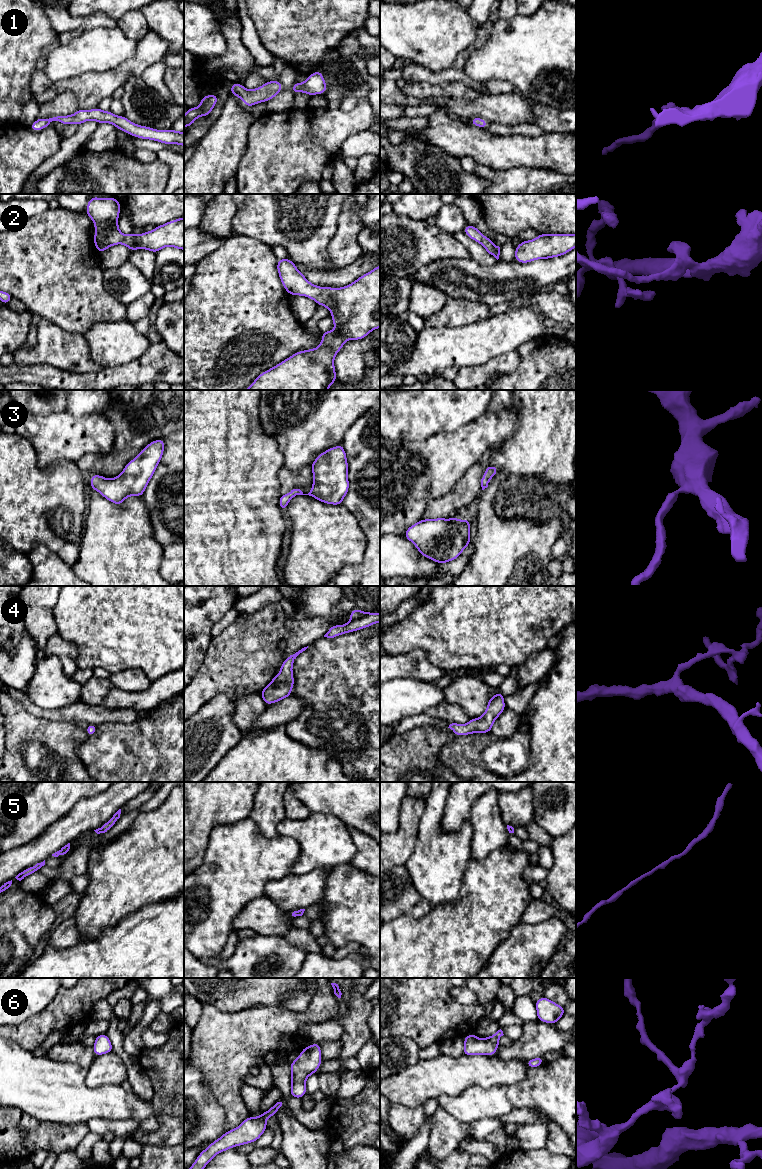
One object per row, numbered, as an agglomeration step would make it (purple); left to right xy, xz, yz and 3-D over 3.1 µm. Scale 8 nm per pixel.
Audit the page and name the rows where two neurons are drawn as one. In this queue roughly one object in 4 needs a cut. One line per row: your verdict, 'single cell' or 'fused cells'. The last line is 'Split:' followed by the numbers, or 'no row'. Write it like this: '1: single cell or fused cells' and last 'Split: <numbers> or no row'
1: single cell
2: single cell
3: single cell
4: single cell
5: single cell
6: single cell
Split: no row

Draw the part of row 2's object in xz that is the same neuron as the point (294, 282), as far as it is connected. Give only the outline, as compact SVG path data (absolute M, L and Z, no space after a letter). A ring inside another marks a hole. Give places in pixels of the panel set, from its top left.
M288 258L278 259L277 271L289 295L308 297L317 305L332 311L330 317L335 329L322 331L321 344L317 348L298 351L269 370L263 371L245 390L328 390L337 382L334 358L344 343L349 339L361 340L371 331L380 328L380 265L341 288L322 288L310 283Z

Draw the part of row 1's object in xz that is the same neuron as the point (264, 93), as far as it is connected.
M267 81L262 86L248 90L240 83L232 83L230 95L238 96L242 102L251 107L260 102L267 102L274 98L283 89L282 83L277 81Z

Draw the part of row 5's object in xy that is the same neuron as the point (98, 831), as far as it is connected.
M119 809L113 816L111 819L109 819L102 827L94 830L97 834L100 833L105 833L108 830L110 830L115 823L117 822L117 820L120 818L120 814L121 814L121 809Z

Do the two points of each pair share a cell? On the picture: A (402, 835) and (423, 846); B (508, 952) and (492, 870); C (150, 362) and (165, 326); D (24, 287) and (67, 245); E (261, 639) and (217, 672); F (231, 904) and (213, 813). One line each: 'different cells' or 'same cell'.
A: different cells
B: different cells
C: different cells
D: same cell
E: same cell
F: different cells

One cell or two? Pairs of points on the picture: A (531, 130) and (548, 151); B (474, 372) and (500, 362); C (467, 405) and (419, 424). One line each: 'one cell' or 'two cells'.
A: two cells
B: one cell
C: one cell

